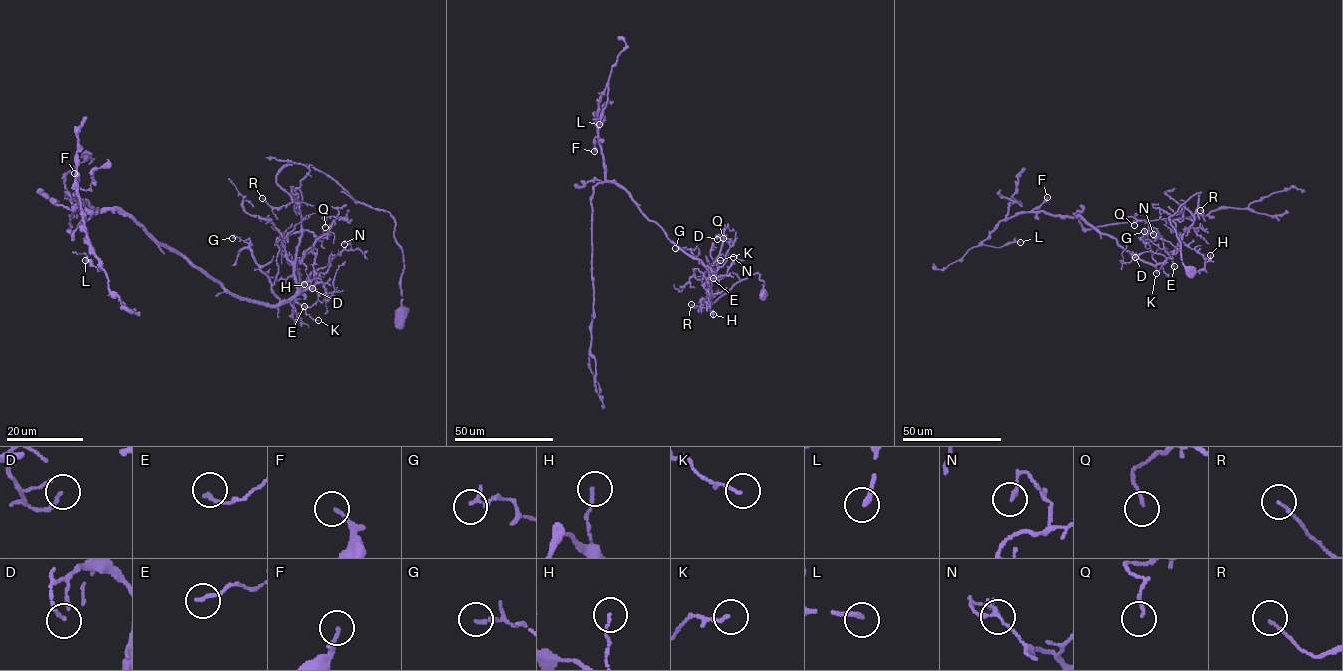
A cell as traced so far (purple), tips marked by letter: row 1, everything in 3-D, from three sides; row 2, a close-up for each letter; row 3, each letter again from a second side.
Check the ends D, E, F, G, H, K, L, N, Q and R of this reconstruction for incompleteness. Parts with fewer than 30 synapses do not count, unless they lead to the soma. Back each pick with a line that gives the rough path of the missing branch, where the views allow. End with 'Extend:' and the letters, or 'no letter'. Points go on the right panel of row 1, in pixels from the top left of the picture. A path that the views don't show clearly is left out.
Extend: no letter

